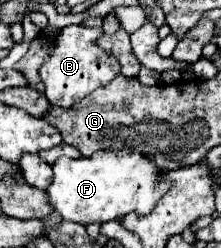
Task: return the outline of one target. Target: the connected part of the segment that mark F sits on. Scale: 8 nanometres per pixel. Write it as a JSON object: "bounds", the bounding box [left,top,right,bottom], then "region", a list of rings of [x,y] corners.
{"bounds":[47,151,171,225],"region":[[[97,151],[91,157],[57,159],[53,163],[53,181],[47,187],[47,197],[53,209],[67,221],[91,225],[107,223],[127,213],[145,215],[153,211],[161,195],[171,187],[161,181],[161,173],[139,151]]]}

